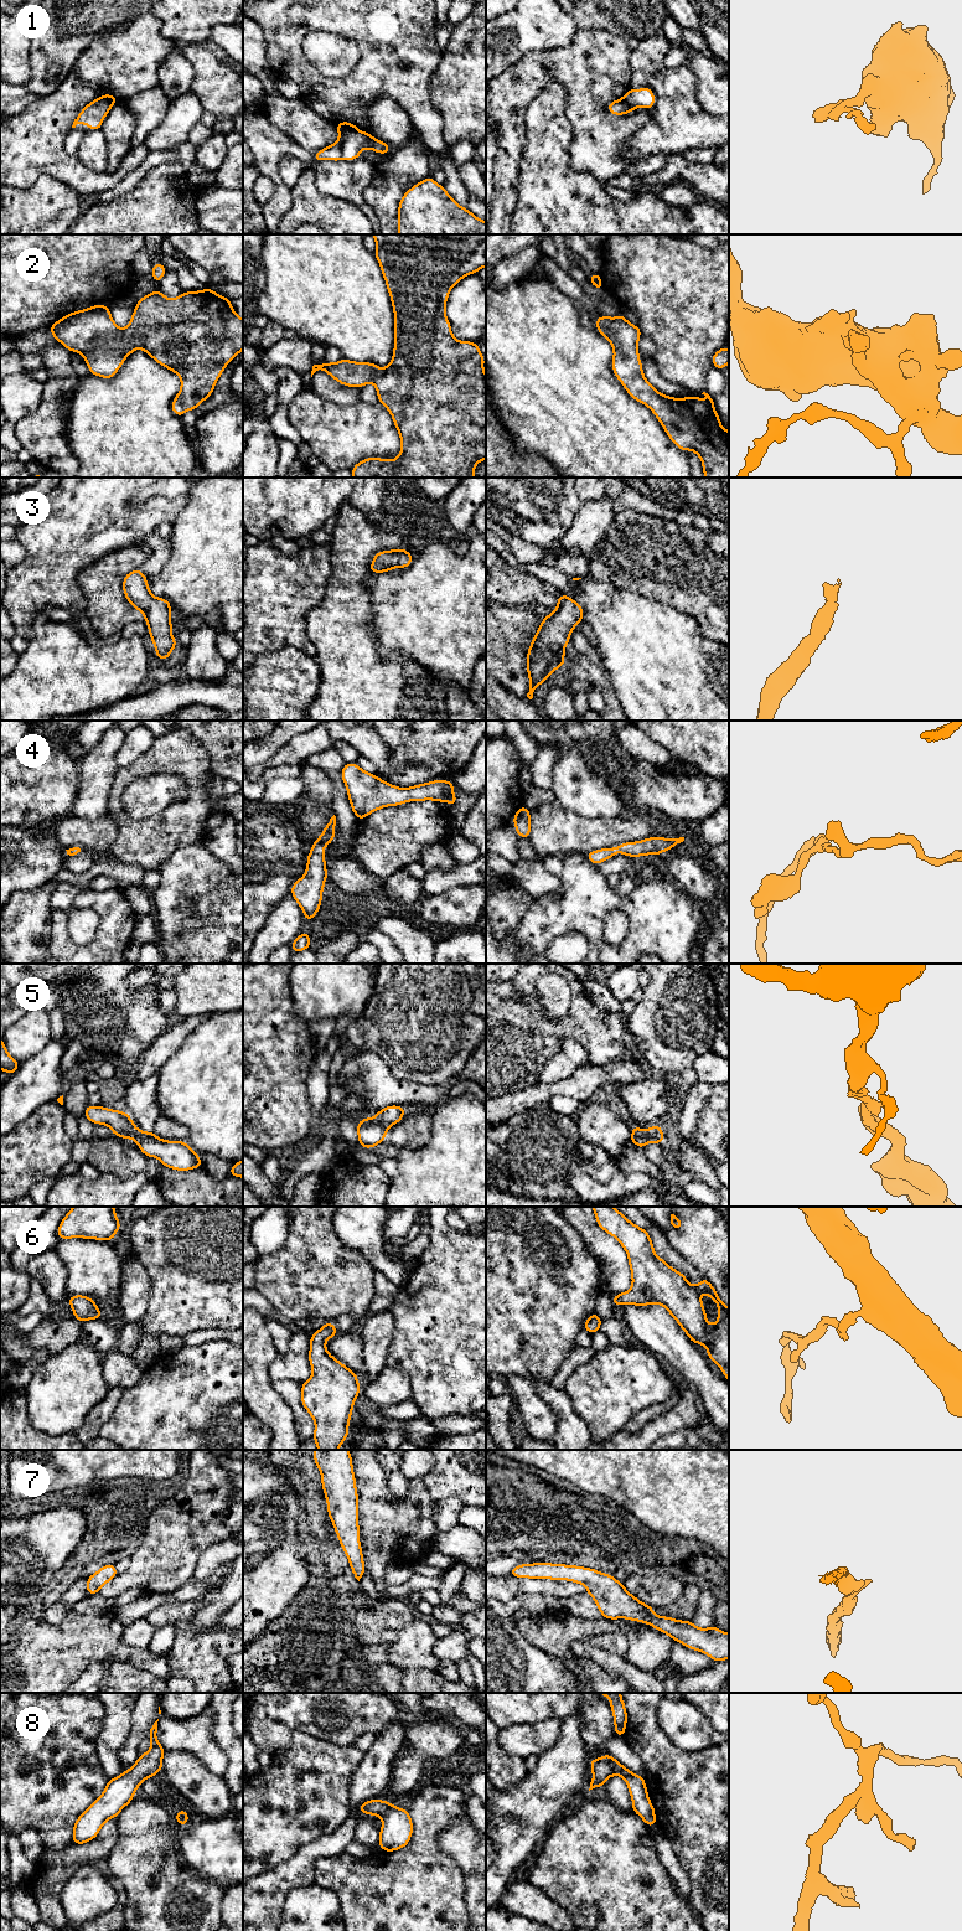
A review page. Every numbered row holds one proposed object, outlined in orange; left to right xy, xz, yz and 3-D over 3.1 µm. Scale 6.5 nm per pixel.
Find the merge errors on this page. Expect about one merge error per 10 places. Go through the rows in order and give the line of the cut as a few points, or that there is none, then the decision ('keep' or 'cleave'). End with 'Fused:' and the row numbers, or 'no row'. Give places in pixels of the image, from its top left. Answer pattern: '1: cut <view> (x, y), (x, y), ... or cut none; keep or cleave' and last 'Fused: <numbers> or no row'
1: cut xz (355, 128), (345, 137), (341, 159); cleave
2: cut none; keep
3: cut none; keep
4: cut none; keep
5: cut xz (375, 1118), (387, 1127); cleave
6: cut none; keep
7: cut none; keep
8: cut none; keep
Fused: 1, 5

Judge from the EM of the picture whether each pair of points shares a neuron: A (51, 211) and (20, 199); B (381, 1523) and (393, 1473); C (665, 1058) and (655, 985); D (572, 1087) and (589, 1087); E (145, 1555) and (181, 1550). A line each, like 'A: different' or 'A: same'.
A: same
B: different
C: same
D: same
E: same

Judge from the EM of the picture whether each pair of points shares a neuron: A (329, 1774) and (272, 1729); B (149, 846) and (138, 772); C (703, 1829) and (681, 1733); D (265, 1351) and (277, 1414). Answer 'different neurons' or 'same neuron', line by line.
A: different neurons
B: same neuron
C: different neurons
D: same neuron

